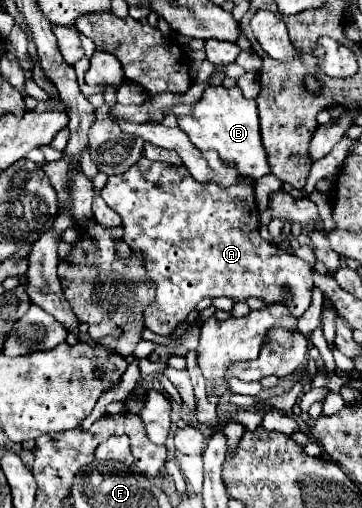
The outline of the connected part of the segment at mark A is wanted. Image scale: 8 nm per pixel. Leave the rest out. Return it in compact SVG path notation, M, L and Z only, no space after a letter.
M140 158L128 172L124 174L118 174L118 176L110 176L104 190L102 190L102 198L104 202L116 212L120 214L122 218L122 228L124 228L124 234L122 238L126 240L126 244L132 248L134 254L140 254L144 258L144 268L146 268L146 274L148 274L148 280L154 284L156 288L156 296L152 300L152 304L148 308L144 308L144 326L148 330L152 330L154 334L160 334L160 336L166 336L170 334L186 316L190 310L196 308L196 304L202 300L202 298L218 298L218 296L226 296L226 298L232 298L234 302L244 302L248 300L250 296L256 296L264 302L282 302L286 304L286 308L290 310L290 314L294 318L300 318L310 302L312 302L312 288L314 288L314 282L312 282L312 268L308 262L300 260L298 256L294 254L288 254L288 252L282 252L278 246L266 242L262 236L260 236L260 220L258 220L258 208L256 208L256 200L254 200L254 178L246 178L242 176L242 180L238 180L234 186L218 186L216 182L196 182L190 172L186 170L186 166L166 166L166 162L152 162L148 158Z

